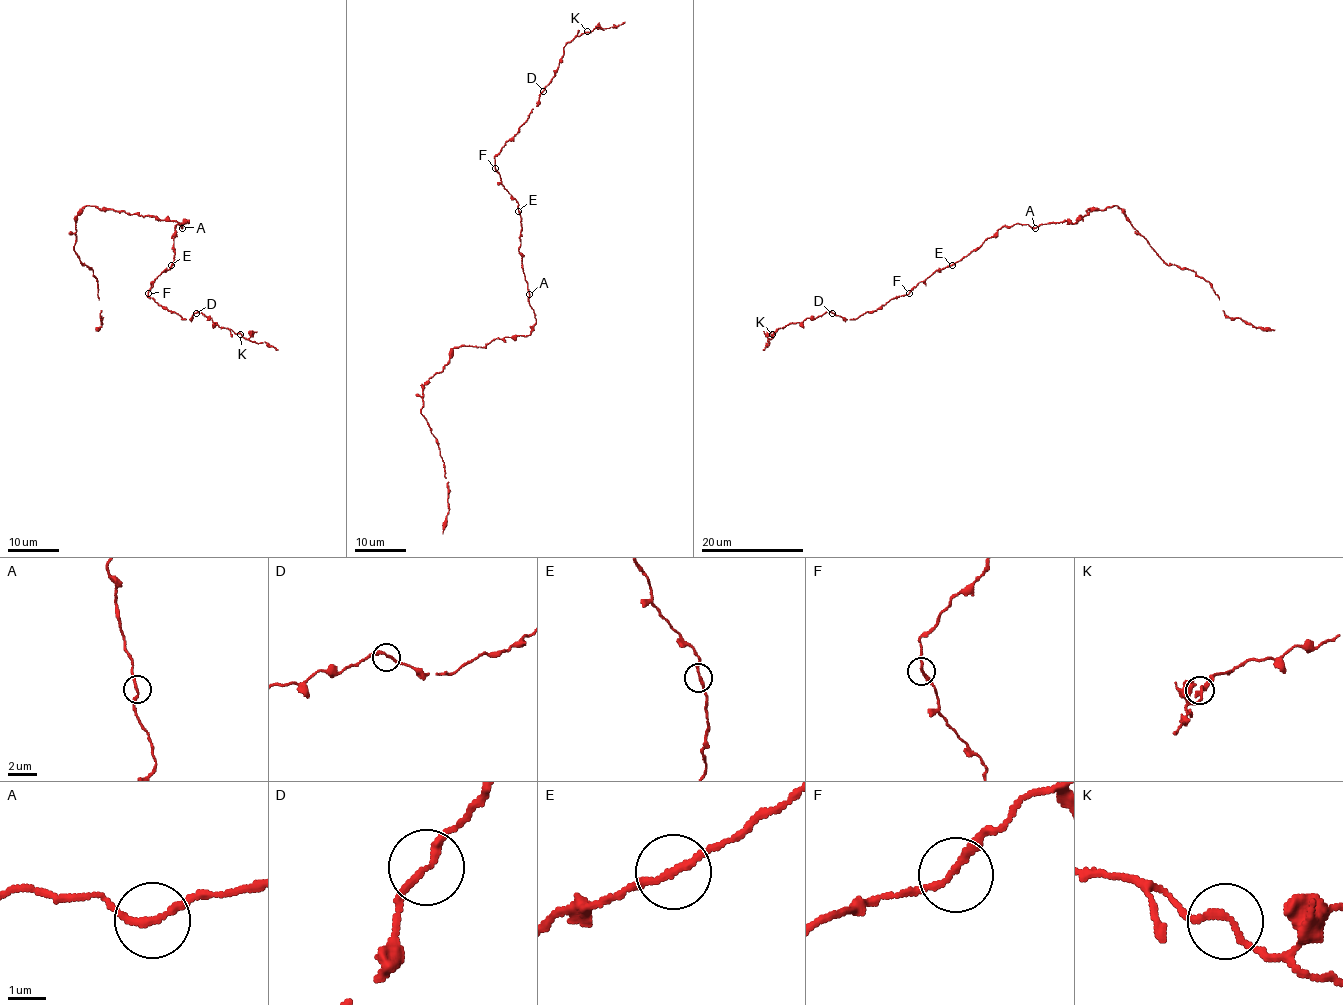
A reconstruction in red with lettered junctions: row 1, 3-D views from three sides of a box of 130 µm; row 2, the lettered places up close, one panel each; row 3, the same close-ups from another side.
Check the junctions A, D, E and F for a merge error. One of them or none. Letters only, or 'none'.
none

